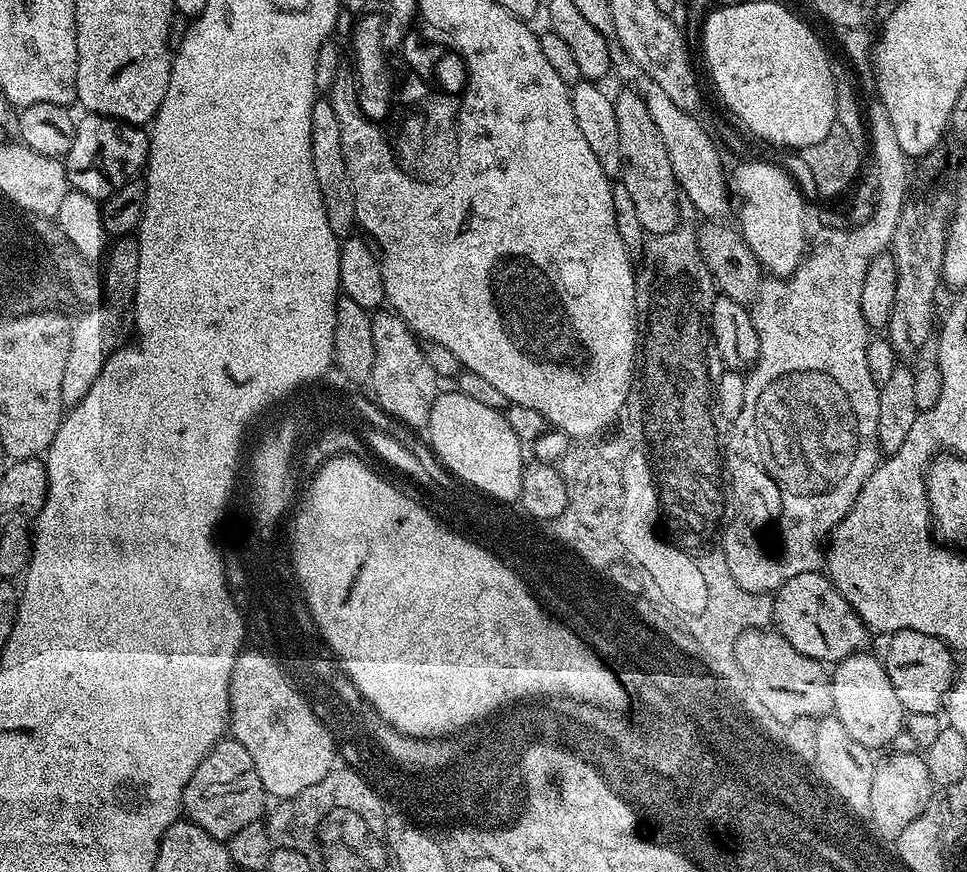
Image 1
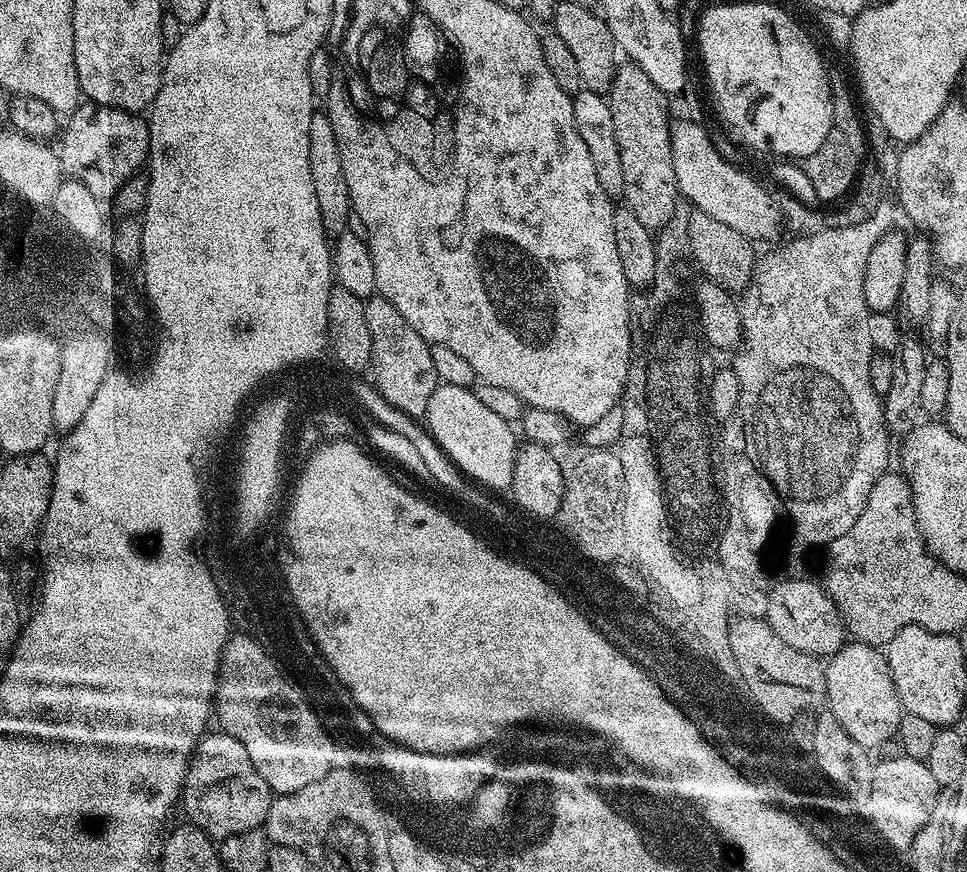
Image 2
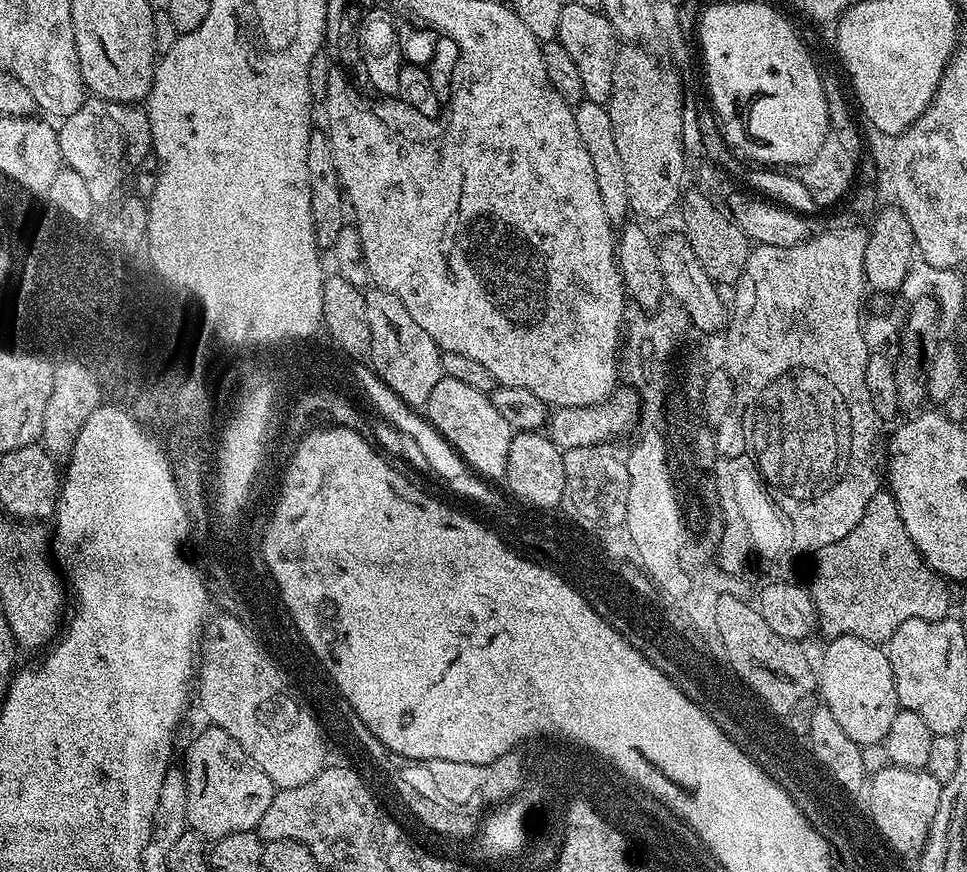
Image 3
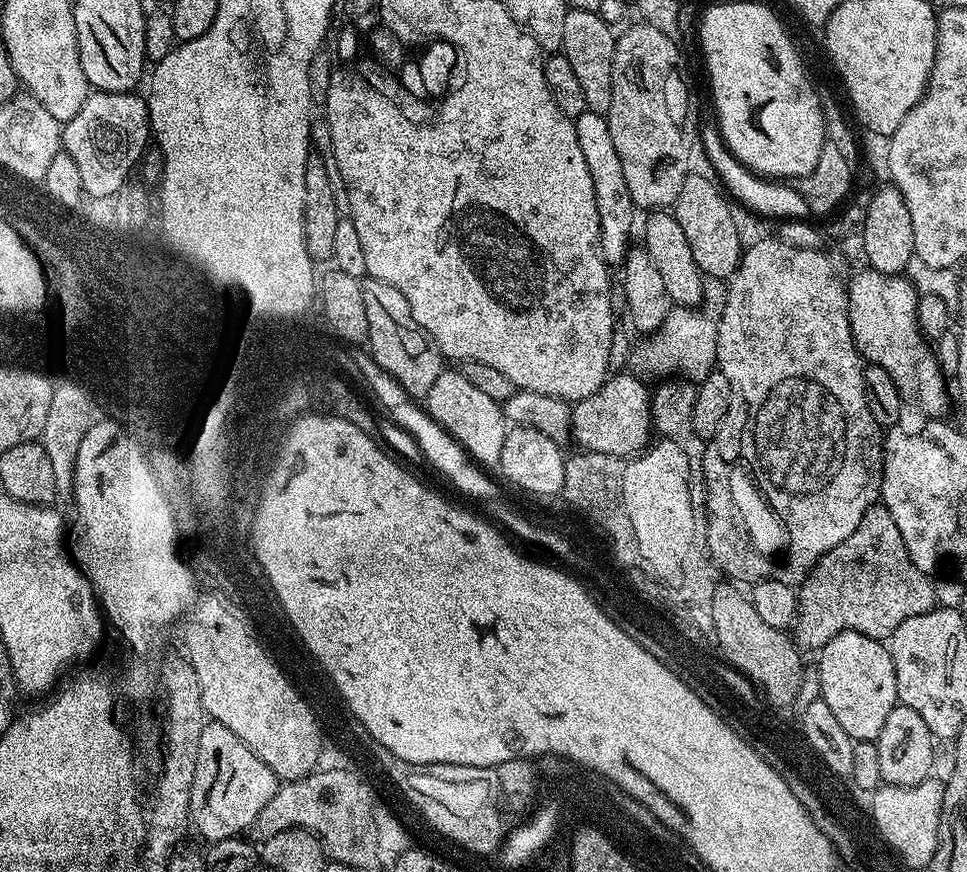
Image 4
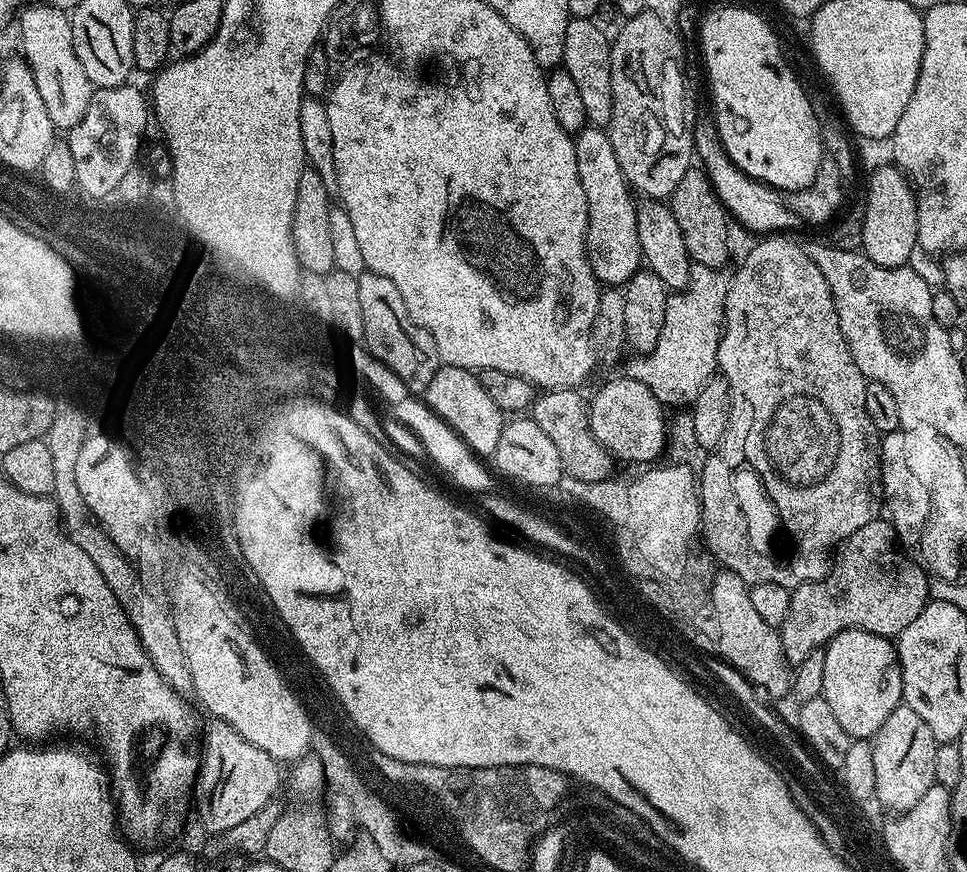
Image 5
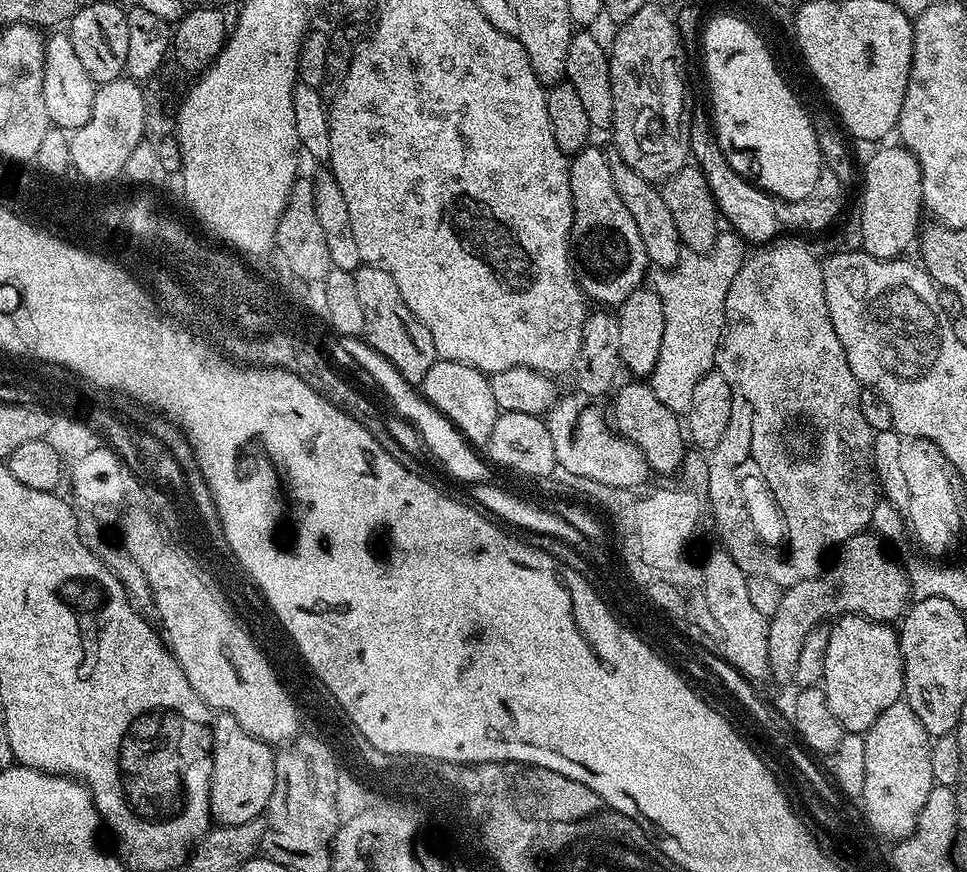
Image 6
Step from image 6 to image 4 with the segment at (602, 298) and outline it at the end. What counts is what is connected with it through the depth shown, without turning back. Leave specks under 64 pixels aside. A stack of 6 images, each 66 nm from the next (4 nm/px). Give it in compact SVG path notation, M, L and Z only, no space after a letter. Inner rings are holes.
M585 111L575 117L574 123L578 146L582 146L582 155L586 157L586 170L590 170L590 179L594 182L594 198L600 219L600 255L605 264L620 266L630 249L628 239L632 236L632 212L634 213L630 190L626 186L626 174L622 174L622 158L618 150L614 150L607 115Z

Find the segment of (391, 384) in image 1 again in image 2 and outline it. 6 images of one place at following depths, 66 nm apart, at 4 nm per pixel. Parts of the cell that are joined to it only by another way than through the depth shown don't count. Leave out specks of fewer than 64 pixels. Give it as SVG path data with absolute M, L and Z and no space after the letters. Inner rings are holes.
M379 294L368 297L364 301L366 310L366 326L370 330L370 342L372 343L372 362L370 365L370 381L376 388L378 394L385 398L386 402L397 408L398 411L404 411L413 418L423 418L426 414L426 406L430 406L430 394L434 394L437 386L436 371L434 362L430 358L430 345L427 340L398 314L395 306L390 306L390 302L385 296Z

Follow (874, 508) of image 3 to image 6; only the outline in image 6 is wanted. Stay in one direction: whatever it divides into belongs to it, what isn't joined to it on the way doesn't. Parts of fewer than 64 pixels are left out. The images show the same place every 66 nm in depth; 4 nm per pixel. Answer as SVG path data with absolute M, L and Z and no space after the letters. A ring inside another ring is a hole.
M865 530L856 536L851 536L839 549L840 557L831 564L827 570L821 571L820 575L813 580L798 582L784 589L782 602L778 602L778 610L774 610L768 622L768 649L770 650L769 677L774 681L786 686L792 684L794 678L794 666L798 662L798 654L802 650L802 642L806 642L806 634L814 630L818 625L825 622L835 621L842 616L859 614L868 620L881 622L896 622L903 617L910 604L910 589L908 586L907 571L895 560L888 556L885 541L879 535Z

